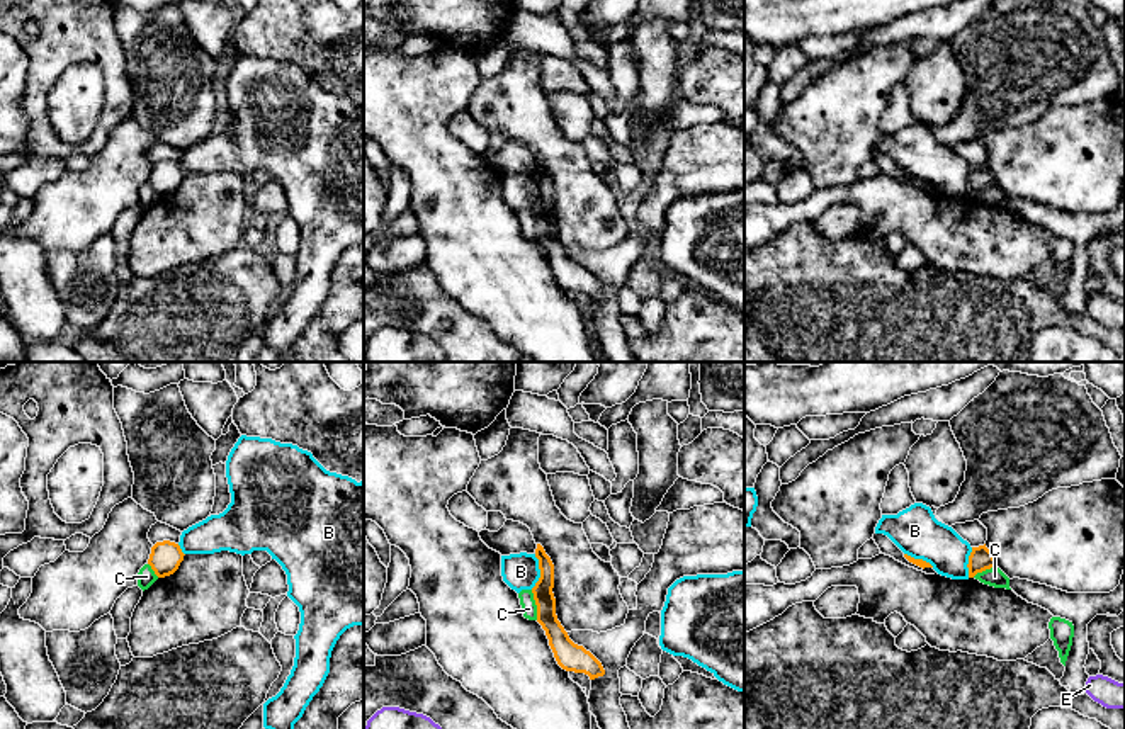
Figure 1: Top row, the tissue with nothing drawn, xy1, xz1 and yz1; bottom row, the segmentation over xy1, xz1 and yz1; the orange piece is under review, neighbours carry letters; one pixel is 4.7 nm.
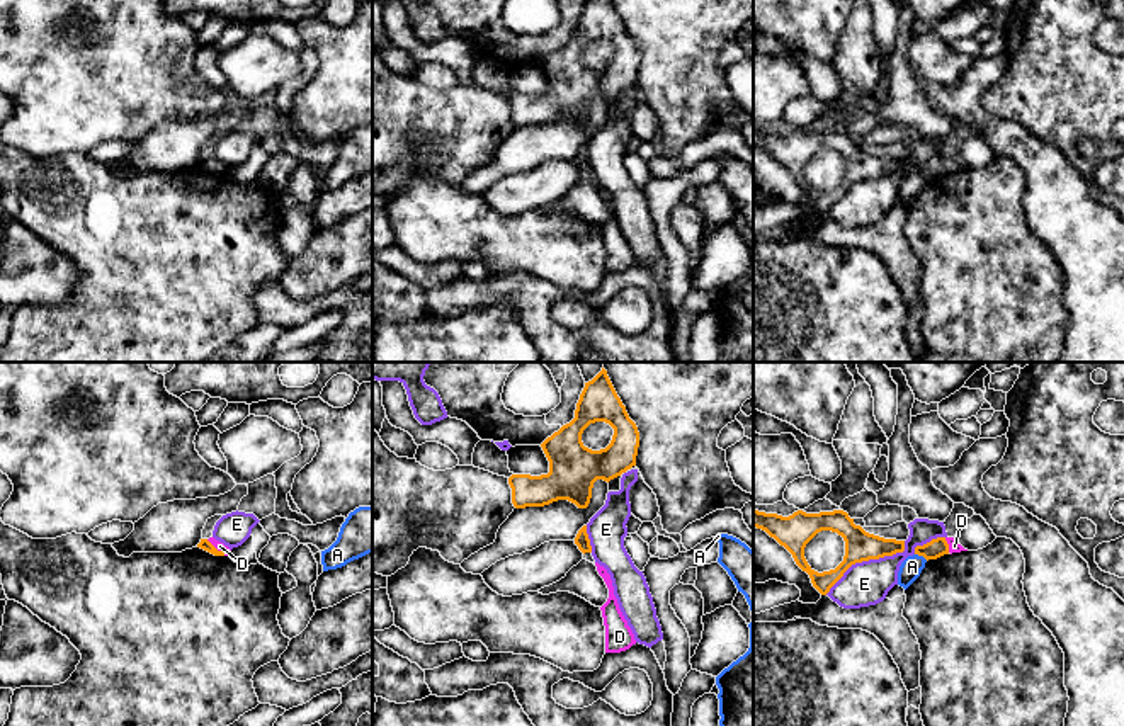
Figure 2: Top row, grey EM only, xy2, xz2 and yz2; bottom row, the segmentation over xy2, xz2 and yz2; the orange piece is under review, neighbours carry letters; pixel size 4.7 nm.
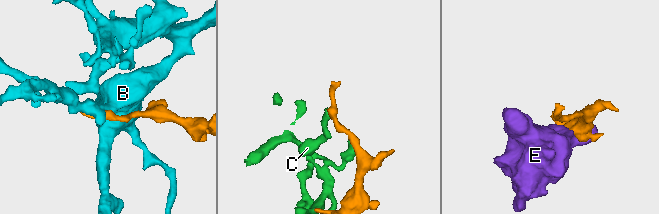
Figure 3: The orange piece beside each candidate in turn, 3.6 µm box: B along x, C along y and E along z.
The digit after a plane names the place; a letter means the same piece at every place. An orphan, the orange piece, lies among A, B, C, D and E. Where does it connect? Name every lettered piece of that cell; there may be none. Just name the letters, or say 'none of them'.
D

